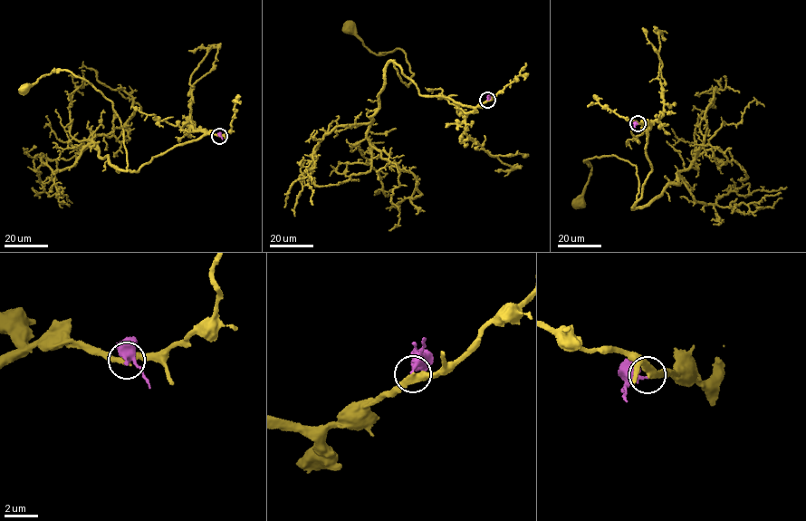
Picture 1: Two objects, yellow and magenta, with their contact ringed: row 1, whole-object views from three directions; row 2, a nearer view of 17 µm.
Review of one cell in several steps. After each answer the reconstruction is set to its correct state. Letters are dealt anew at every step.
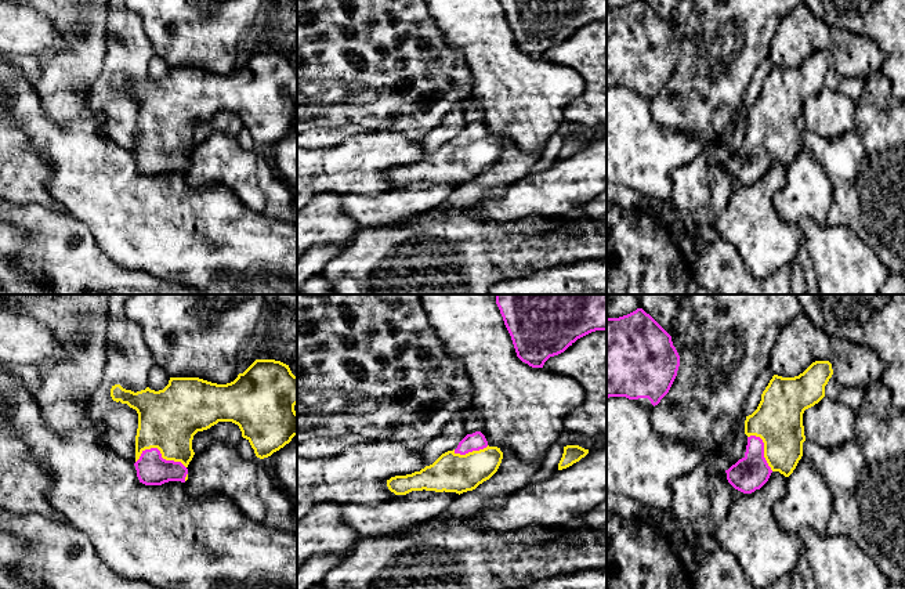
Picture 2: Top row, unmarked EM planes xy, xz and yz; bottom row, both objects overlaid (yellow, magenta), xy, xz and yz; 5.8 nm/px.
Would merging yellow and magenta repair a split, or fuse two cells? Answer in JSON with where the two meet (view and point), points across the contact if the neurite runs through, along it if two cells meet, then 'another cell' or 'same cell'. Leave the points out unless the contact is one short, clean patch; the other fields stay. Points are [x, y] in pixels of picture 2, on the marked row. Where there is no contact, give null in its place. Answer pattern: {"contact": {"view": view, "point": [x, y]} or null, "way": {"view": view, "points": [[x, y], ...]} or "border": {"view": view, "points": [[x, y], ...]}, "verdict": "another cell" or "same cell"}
{"contact": {"view": "xy", "point": [160, 452]}, "way": {"view": "xy", "points": [[167, 419], [160, 452], [152, 469]]}, "verdict": "same cell"}

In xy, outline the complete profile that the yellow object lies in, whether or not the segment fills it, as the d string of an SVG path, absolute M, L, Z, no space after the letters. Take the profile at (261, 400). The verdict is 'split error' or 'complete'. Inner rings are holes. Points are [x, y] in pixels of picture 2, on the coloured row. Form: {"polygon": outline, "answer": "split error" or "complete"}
{"polygon": "M256 359L243 373L227 384L211 383L199 377L170 377L169 384L159 391L146 387L141 391L131 391L115 384L111 397L116 402L127 404L138 413L138 429L135 436L135 470L140 483L145 485L162 485L169 481L188 480L188 465L195 452L192 440L198 431L203 431L218 422L232 422L239 426L242 437L246 438L257 458L264 459L283 448L297 436L297 376L289 365L275 359Z", "answer": "split error"}

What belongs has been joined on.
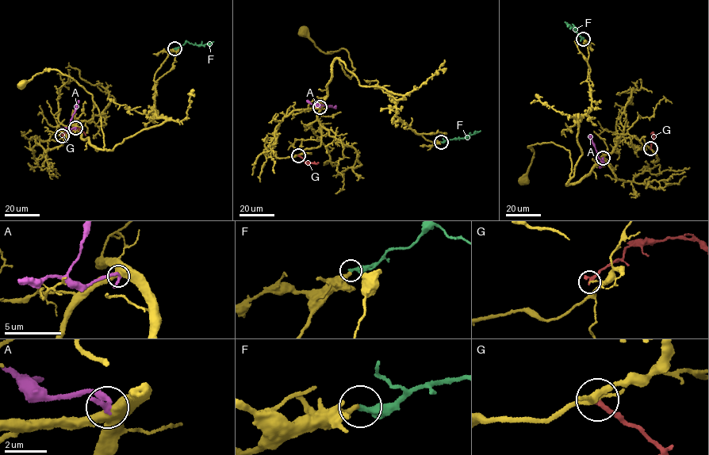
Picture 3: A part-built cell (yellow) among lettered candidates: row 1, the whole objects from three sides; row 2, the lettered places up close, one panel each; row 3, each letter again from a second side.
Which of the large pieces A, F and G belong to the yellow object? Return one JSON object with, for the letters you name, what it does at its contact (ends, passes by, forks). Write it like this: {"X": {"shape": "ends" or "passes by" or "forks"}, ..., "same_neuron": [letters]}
{"same_neuron": []}

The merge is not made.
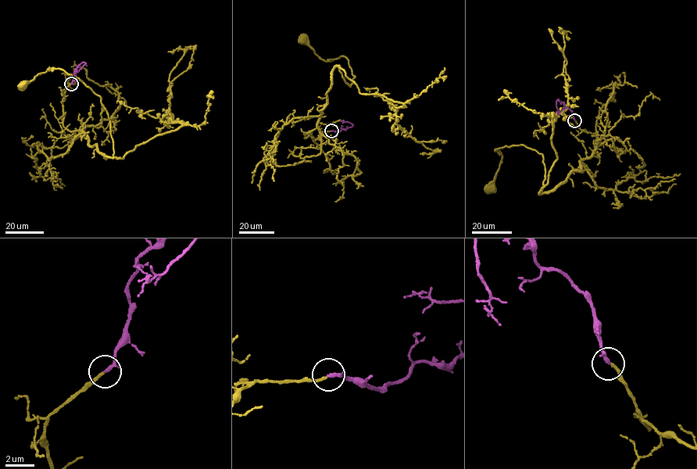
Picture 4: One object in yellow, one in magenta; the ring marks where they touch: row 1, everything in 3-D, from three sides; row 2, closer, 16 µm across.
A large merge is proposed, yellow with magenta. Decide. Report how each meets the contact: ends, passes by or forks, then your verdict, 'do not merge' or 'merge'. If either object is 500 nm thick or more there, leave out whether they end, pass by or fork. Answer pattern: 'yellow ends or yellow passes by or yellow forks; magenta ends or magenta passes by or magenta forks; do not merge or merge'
yellow ends; magenta ends; merge

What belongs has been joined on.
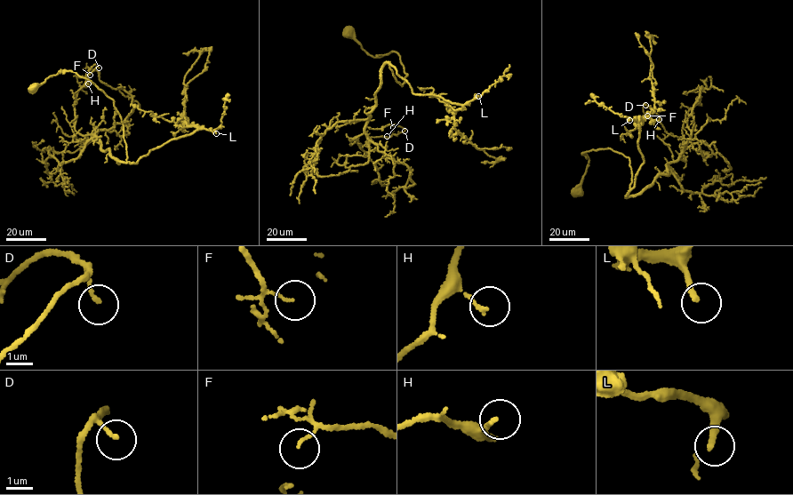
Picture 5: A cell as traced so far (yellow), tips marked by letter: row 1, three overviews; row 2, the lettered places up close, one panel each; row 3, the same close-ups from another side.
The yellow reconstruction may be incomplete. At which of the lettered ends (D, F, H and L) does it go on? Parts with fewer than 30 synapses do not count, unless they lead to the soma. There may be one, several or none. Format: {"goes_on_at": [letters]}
{"goes_on_at": ["L"]}

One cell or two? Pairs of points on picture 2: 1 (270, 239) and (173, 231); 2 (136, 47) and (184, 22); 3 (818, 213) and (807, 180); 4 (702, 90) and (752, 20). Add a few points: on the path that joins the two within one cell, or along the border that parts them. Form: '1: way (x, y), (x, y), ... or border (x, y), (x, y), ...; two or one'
1: way (246, 239), (238, 239), (210, 228), (196, 214); one
2: border (137, 14), (154, 54); two
3: way (815, 205), (807, 188); one
4: way (708, 72), (708, 67), (734, 38); one

